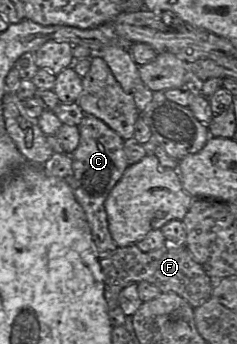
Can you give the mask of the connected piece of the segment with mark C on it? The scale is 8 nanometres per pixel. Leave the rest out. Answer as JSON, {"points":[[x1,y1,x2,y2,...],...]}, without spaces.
{"points":[[85,115,78,128,79,144,71,154,68,154,71,155,73,162,73,176,70,186,75,199,85,212,94,248,100,260,111,256,118,247,108,229,104,203,111,189,129,166,124,150,125,140,105,122,92,115]]}

